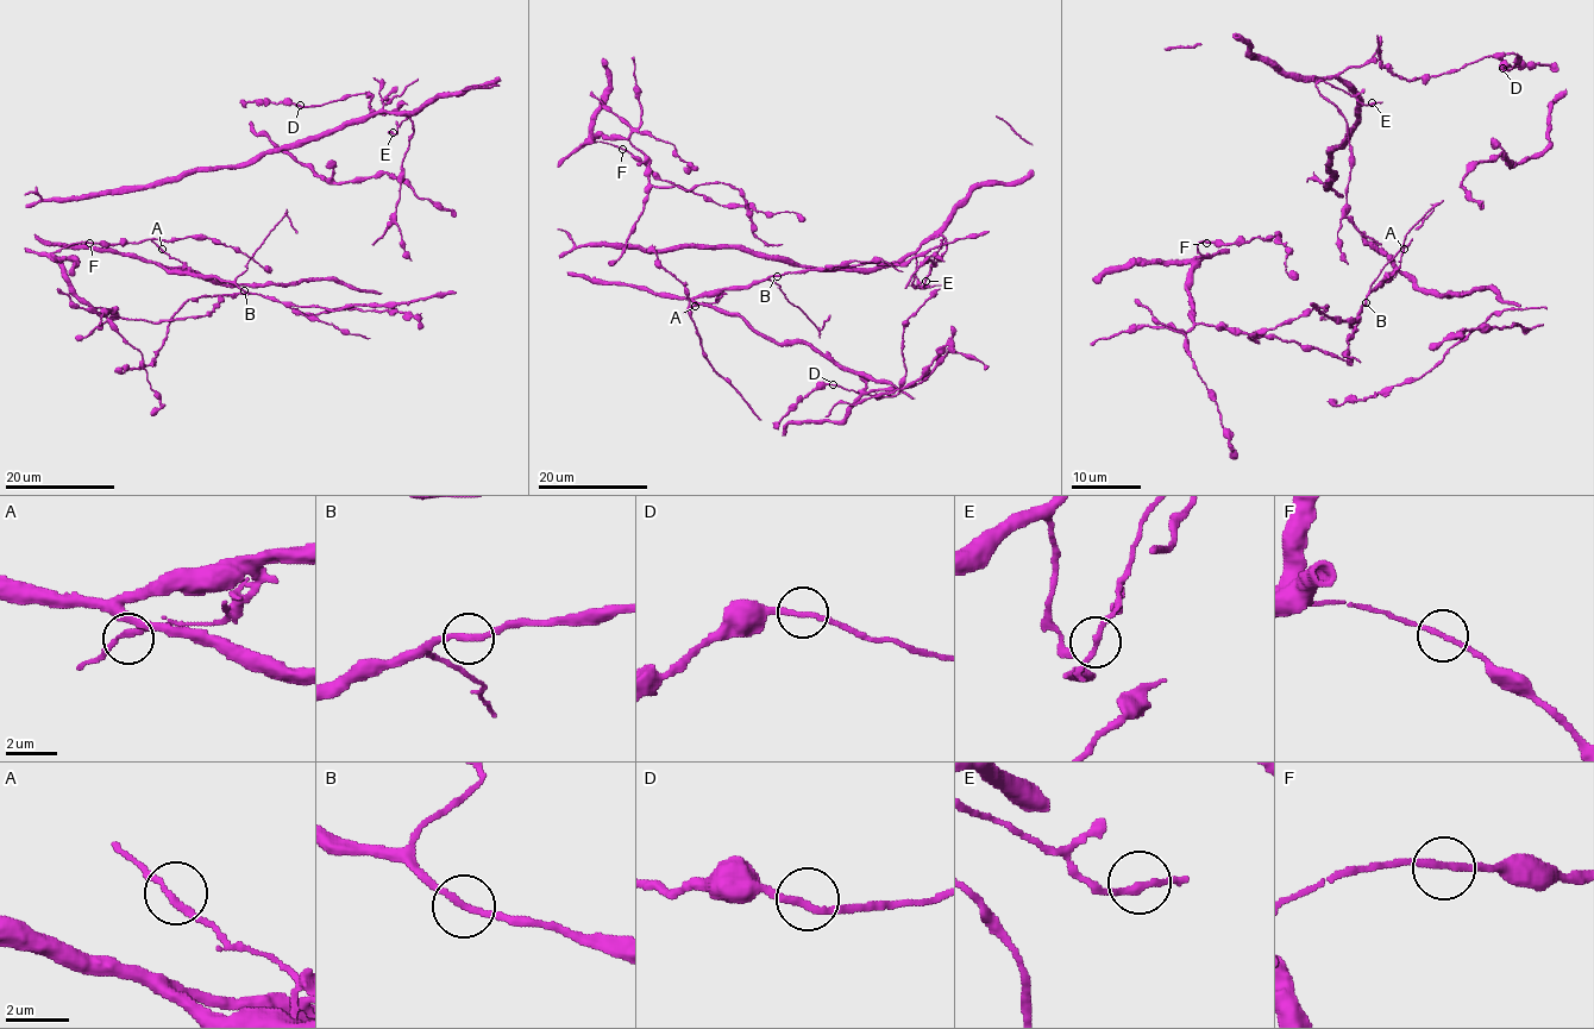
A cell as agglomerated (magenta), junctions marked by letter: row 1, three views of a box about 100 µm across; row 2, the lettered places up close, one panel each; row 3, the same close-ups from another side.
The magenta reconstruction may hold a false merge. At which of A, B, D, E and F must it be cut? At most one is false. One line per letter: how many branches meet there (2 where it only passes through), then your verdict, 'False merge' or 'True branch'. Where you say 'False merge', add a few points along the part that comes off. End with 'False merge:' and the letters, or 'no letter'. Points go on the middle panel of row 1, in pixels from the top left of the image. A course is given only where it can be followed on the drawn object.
A: Branches: 2. True branch
B: Branches: 2. True branch
D: Branches: 2. True branch
E: Branches: 2. False merge
F: Branches: 2. True branch
False merge: E

